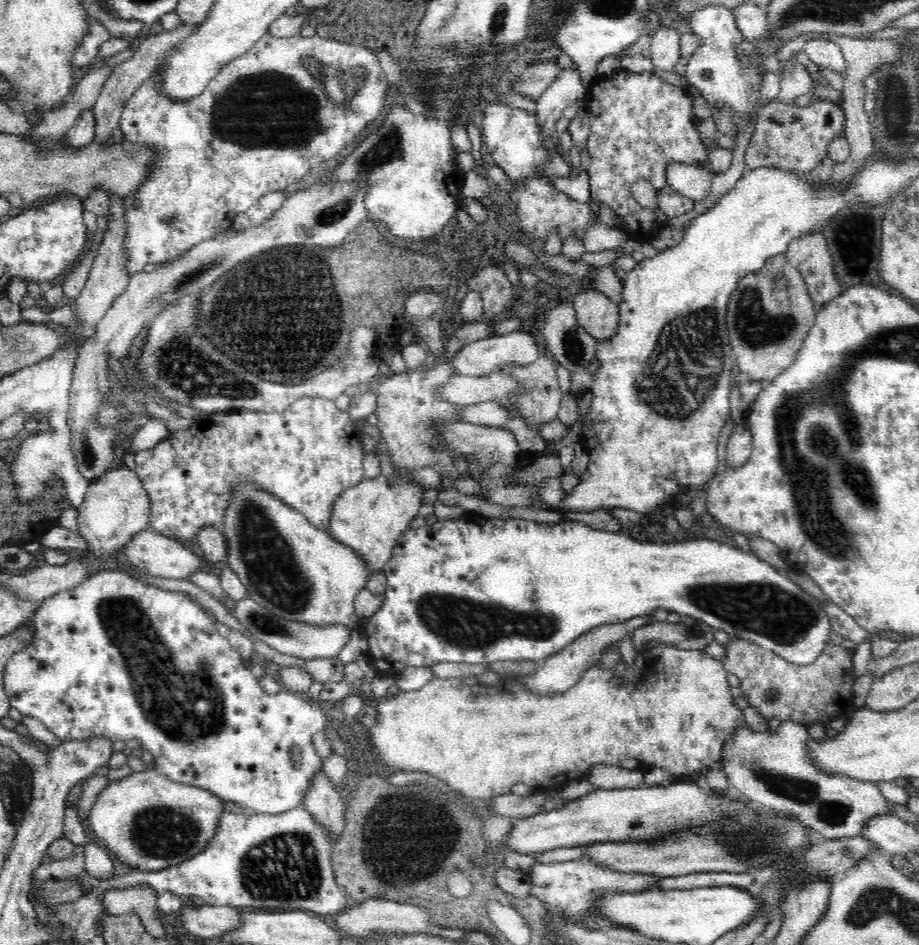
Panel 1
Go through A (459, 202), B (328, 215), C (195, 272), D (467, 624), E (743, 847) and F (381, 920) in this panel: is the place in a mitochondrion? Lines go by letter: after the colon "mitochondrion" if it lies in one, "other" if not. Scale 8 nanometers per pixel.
A: other
B: mitochondrion
C: mitochondrion
D: mitochondrion
E: mitochondrion
F: other

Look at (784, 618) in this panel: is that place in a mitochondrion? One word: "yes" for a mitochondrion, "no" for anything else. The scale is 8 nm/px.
yes

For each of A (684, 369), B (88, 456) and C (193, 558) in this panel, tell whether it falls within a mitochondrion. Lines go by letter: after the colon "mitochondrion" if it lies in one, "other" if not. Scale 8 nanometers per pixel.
A: mitochondrion
B: mitochondrion
C: other

